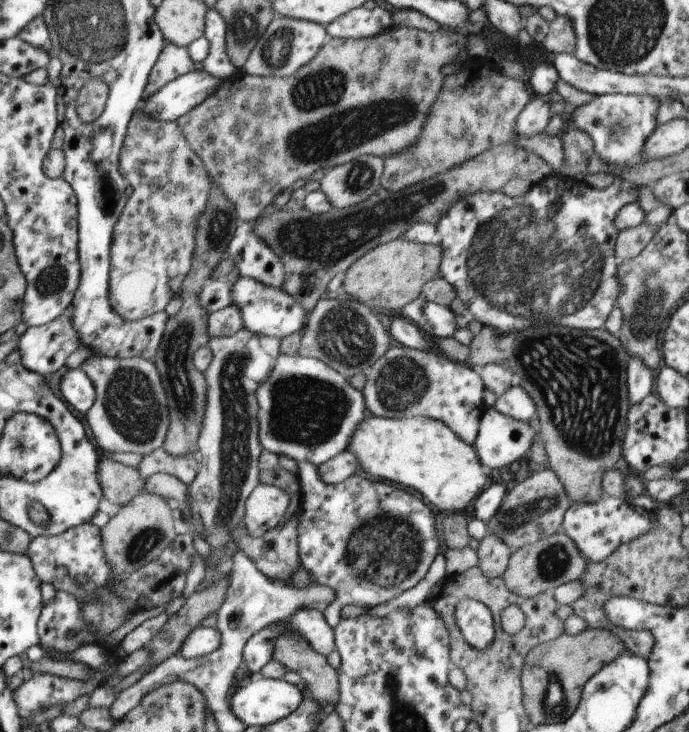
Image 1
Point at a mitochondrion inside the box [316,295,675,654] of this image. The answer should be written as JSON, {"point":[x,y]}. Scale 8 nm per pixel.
{"point":[585,372]}

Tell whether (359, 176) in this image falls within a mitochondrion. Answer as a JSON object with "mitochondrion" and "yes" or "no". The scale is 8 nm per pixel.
{"mitochondrion":"yes"}

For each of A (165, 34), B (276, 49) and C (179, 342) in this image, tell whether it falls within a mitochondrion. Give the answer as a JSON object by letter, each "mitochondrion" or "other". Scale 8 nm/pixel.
{"A":"other","B":"mitochondrion","C":"mitochondrion"}

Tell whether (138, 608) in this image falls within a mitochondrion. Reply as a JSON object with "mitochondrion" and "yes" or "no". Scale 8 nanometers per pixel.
{"mitochondrion":"no"}

